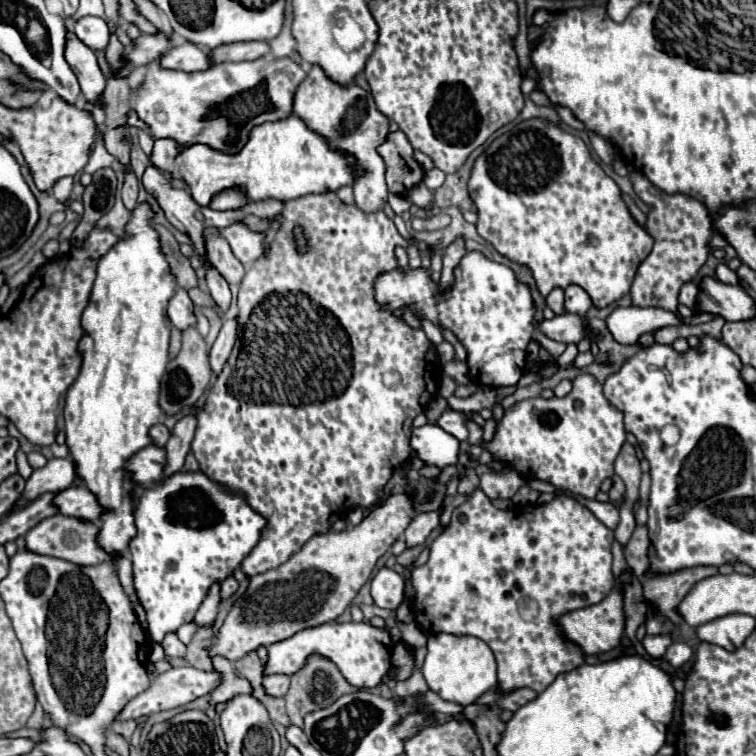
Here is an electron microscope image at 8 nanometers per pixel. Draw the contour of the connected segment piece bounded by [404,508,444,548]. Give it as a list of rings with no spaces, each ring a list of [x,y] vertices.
[[[444,508],[442,510],[434,510],[434,512],[424,512],[424,514],[418,514],[412,524],[406,528],[404,536],[406,536],[406,544],[412,548],[412,546],[418,546],[422,544],[430,532],[440,524],[440,516],[442,516]]]

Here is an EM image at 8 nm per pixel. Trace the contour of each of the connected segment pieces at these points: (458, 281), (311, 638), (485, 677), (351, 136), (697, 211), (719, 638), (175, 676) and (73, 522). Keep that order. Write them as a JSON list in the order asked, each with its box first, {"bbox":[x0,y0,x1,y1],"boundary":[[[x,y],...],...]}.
[{"bbox":[374,250,536,388],"boundary":[[[478,250],[466,252],[464,258],[460,260],[460,264],[454,268],[454,286],[448,290],[442,290],[440,284],[436,284],[432,280],[430,270],[424,270],[424,268],[412,270],[410,268],[408,272],[404,272],[398,266],[376,278],[374,298],[376,298],[378,306],[382,306],[382,310],[390,310],[390,314],[394,314],[396,318],[400,318],[404,314],[404,308],[408,308],[408,310],[412,310],[414,316],[422,316],[422,318],[434,322],[436,326],[450,330],[468,352],[466,362],[468,362],[468,378],[472,384],[500,388],[500,386],[516,386],[518,380],[522,378],[524,366],[526,366],[526,346],[534,334],[536,306],[534,306],[530,288],[526,284],[518,282],[516,274],[506,264],[488,260]]]},{"bbox":[264,622,414,688],"boundary":[[[328,622],[322,626],[300,630],[298,634],[282,642],[274,642],[274,646],[268,646],[268,662],[264,664],[264,676],[268,674],[292,676],[296,670],[300,670],[306,664],[306,658],[312,652],[318,652],[330,658],[340,668],[344,678],[358,688],[376,686],[384,674],[404,680],[410,676],[412,666],[414,666],[412,652],[402,642],[394,642],[386,628],[374,628],[368,622],[358,622],[358,624],[356,622],[348,622],[348,624]]]},{"bbox":[424,634,496,706],"boundary":[[[432,634],[428,638],[428,652],[424,660],[424,678],[432,692],[442,700],[468,706],[476,702],[486,690],[496,686],[496,660],[486,642],[476,636],[454,636],[454,634]]]},{"bbox":[294,66,388,212],"boundary":[[[312,66],[308,76],[300,82],[294,92],[294,114],[298,114],[310,130],[322,134],[334,150],[342,150],[342,154],[350,154],[354,162],[358,162],[358,178],[354,178],[354,204],[362,212],[378,212],[388,198],[388,188],[385,181],[385,164],[382,156],[376,152],[388,134],[388,118],[378,112],[374,98],[370,92],[360,86],[340,86],[332,82],[320,66]]]},{"bbox":[630,170,714,312],"boundary":[[[632,170],[630,182],[634,192],[644,200],[644,204],[650,206],[648,212],[648,224],[646,232],[654,238],[654,248],[648,254],[648,258],[638,266],[630,296],[634,306],[660,306],[664,310],[676,312],[678,306],[678,290],[684,282],[690,282],[698,268],[706,262],[710,246],[708,242],[714,236],[712,216],[708,208],[684,194],[666,194],[658,190],[642,172]]]},{"bbox":[696,614,754,650],"boundary":[[[728,614],[696,628],[698,638],[726,650],[736,650],[754,632],[754,618],[748,614]]]},{"bbox":[116,666,220,720],"boundary":[[[192,666],[188,668],[172,668],[156,678],[152,678],[152,684],[146,692],[138,694],[136,698],[132,698],[118,714],[116,714],[116,720],[136,720],[144,714],[156,714],[156,712],[162,712],[162,710],[170,710],[170,708],[176,708],[176,706],[184,706],[186,702],[192,702],[204,694],[210,694],[216,686],[220,684],[220,674],[216,670],[212,672],[202,672],[202,670],[196,670]]]},{"bbox":[26,514,112,566],"boundary":[[[54,514],[54,516],[42,520],[38,526],[34,526],[26,534],[26,548],[30,552],[54,556],[54,558],[62,558],[62,560],[68,560],[68,562],[78,564],[78,566],[96,566],[96,564],[112,558],[104,550],[98,548],[96,534],[98,534],[98,526],[92,524],[92,522],[80,520],[80,518],[62,516],[62,514]]]}]

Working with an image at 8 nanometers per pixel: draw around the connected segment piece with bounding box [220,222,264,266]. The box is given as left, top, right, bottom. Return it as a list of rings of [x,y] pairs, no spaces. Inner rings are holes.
[[[236,222],[224,230],[220,230],[222,236],[228,240],[234,256],[242,262],[242,264],[252,264],[256,258],[262,256],[264,252],[264,234],[260,232],[252,232],[250,228],[246,228],[242,222]]]

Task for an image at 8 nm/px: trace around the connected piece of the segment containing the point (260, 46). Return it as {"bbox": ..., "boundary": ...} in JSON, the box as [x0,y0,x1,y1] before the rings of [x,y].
{"bbox":[210,42,270,64],"boundary":[[[234,42],[226,46],[218,46],[210,50],[210,58],[214,58],[214,64],[218,62],[242,62],[242,60],[256,60],[270,52],[268,42]]]}

